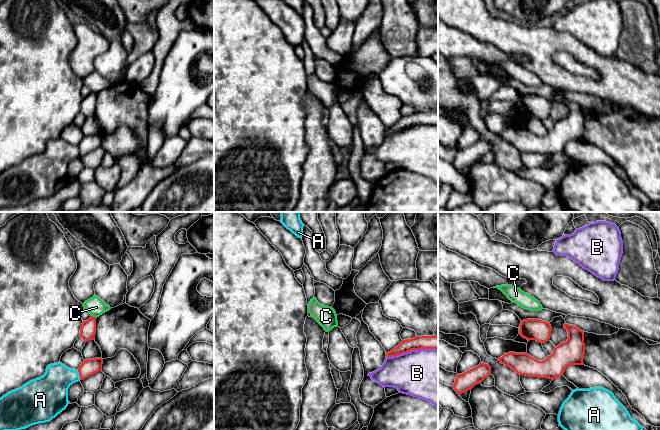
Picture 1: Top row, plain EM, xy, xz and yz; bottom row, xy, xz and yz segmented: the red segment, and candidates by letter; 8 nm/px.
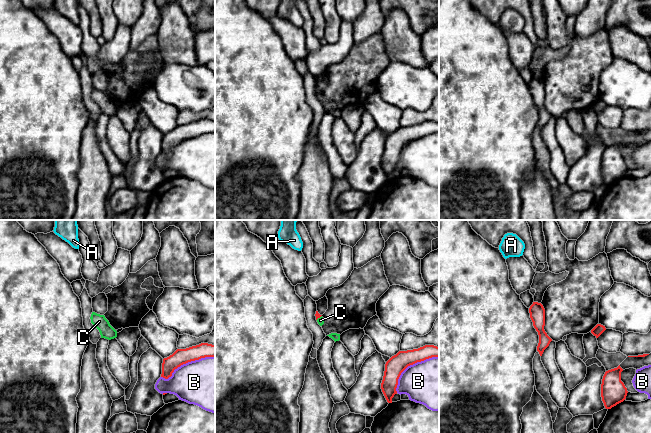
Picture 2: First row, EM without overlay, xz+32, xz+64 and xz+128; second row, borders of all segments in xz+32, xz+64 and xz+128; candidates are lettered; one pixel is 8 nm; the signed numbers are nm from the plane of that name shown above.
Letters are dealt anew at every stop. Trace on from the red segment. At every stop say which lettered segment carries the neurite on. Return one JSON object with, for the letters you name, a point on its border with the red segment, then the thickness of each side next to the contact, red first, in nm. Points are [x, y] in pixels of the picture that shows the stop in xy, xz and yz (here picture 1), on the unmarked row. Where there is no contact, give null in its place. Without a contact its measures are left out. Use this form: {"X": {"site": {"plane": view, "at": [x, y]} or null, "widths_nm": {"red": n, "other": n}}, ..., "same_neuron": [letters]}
{"same_neuron": []}

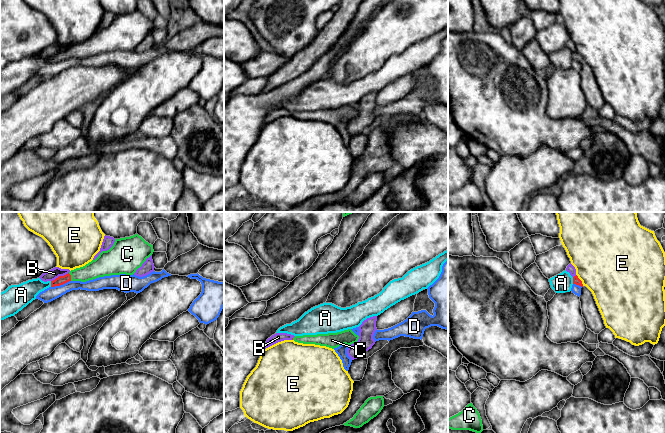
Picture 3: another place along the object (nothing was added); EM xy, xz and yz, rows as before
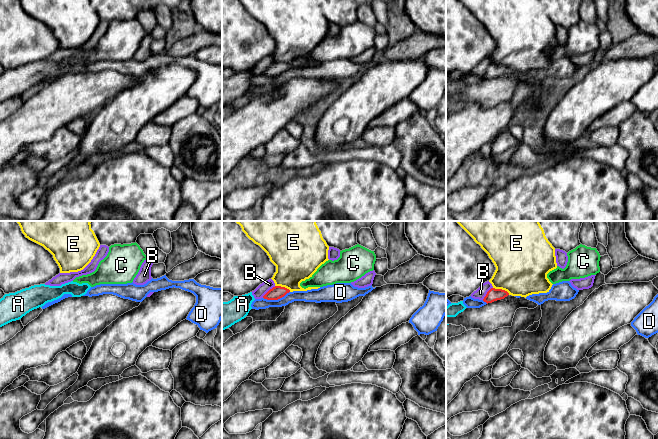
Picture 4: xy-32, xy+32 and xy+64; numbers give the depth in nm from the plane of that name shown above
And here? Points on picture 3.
{"C": {"site": {"plane": "xy", "at": [70, 53]}, "widths_nm": {"red": 70, "other": 150}}, "same_neuron": ["C"]}

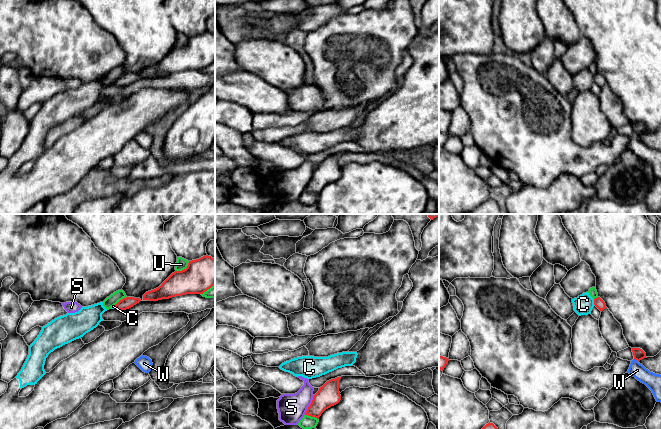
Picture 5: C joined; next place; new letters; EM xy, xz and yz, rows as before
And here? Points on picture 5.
{"same_neuron": []}

